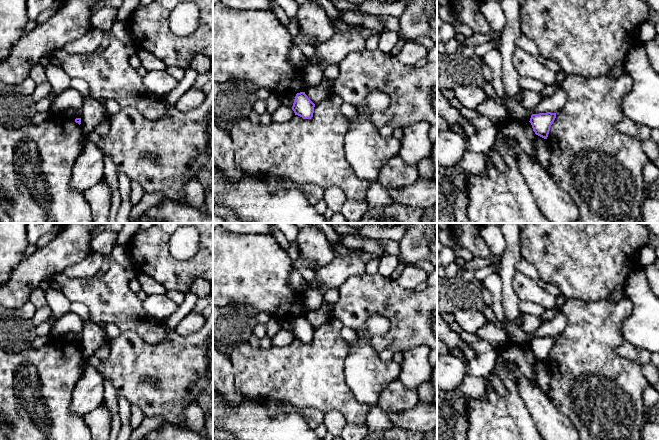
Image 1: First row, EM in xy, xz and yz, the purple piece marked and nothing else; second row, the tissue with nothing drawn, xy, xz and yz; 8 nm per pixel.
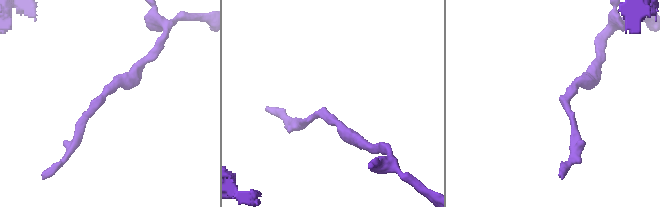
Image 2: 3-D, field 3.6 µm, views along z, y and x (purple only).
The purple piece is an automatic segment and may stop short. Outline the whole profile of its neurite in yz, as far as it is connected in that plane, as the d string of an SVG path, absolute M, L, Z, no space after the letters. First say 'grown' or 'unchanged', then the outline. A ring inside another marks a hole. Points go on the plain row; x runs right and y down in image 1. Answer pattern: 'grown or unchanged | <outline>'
unchanged | M539 337L532 338L530 342L530 347L532 349L533 355L536 359L547 363L550 351L556 342L556 337Z

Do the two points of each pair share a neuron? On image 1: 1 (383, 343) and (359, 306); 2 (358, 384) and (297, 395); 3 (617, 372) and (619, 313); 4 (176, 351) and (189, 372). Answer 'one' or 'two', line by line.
1: one
2: two
3: one
4: one

